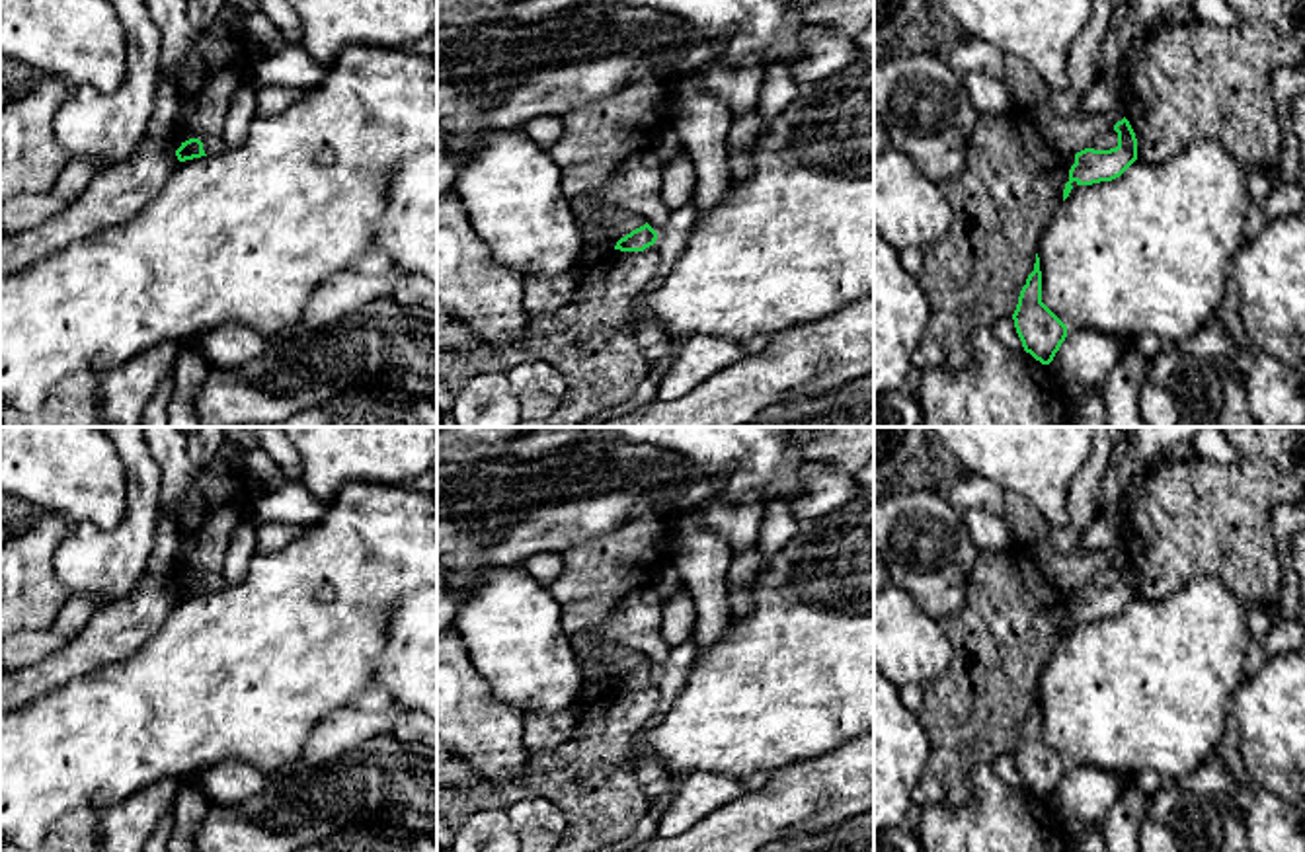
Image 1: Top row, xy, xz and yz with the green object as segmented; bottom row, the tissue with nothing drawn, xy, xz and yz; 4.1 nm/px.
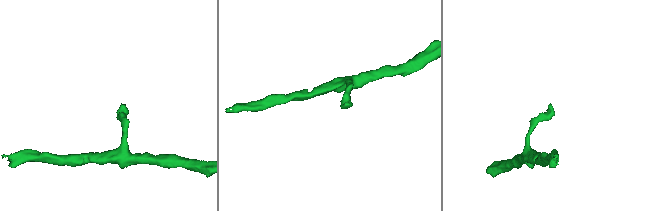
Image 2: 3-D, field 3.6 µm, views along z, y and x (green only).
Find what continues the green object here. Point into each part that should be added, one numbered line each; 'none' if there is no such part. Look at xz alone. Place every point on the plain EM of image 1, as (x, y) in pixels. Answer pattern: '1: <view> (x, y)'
none

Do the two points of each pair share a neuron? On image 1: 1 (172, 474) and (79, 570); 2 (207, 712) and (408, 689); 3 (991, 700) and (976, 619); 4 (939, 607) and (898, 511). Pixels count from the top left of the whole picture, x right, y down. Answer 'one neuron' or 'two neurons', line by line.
1: two neurons
2: two neurons
3: one neuron
4: one neuron

